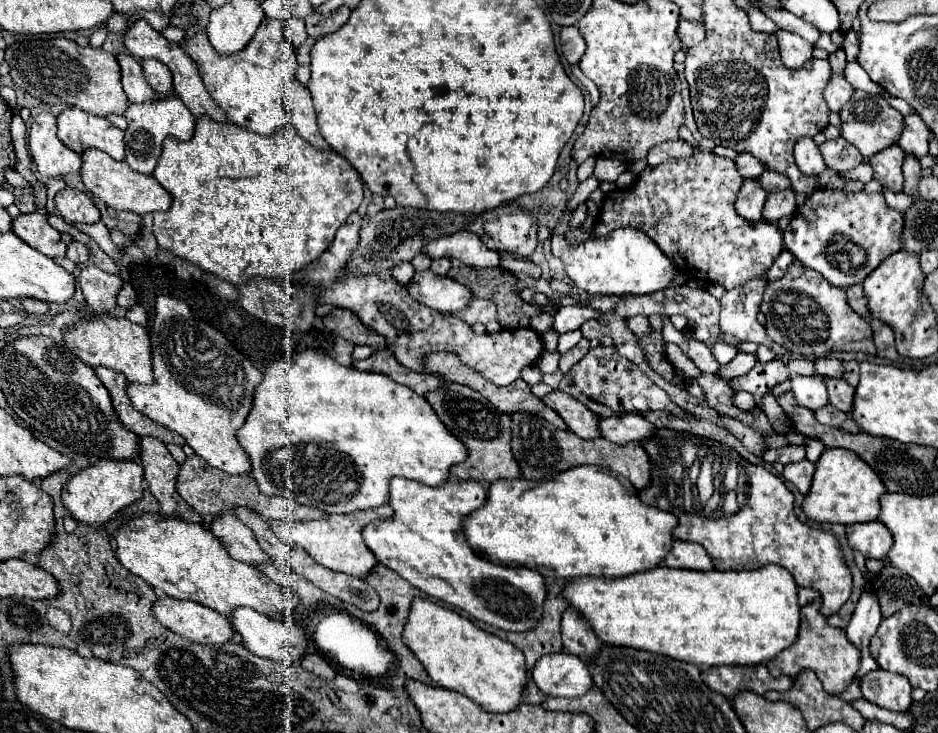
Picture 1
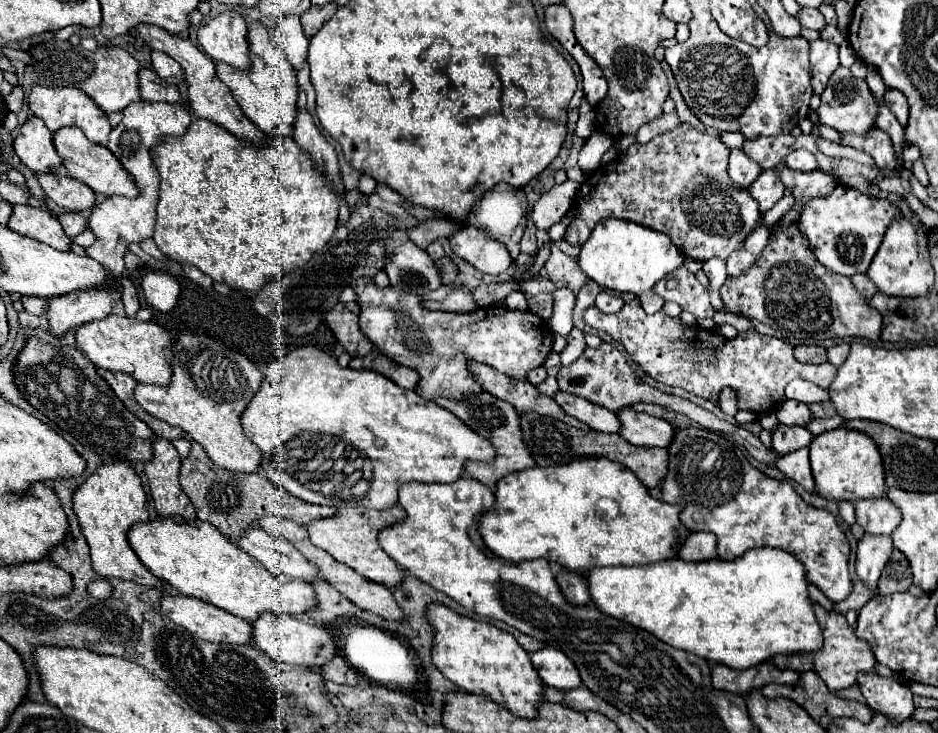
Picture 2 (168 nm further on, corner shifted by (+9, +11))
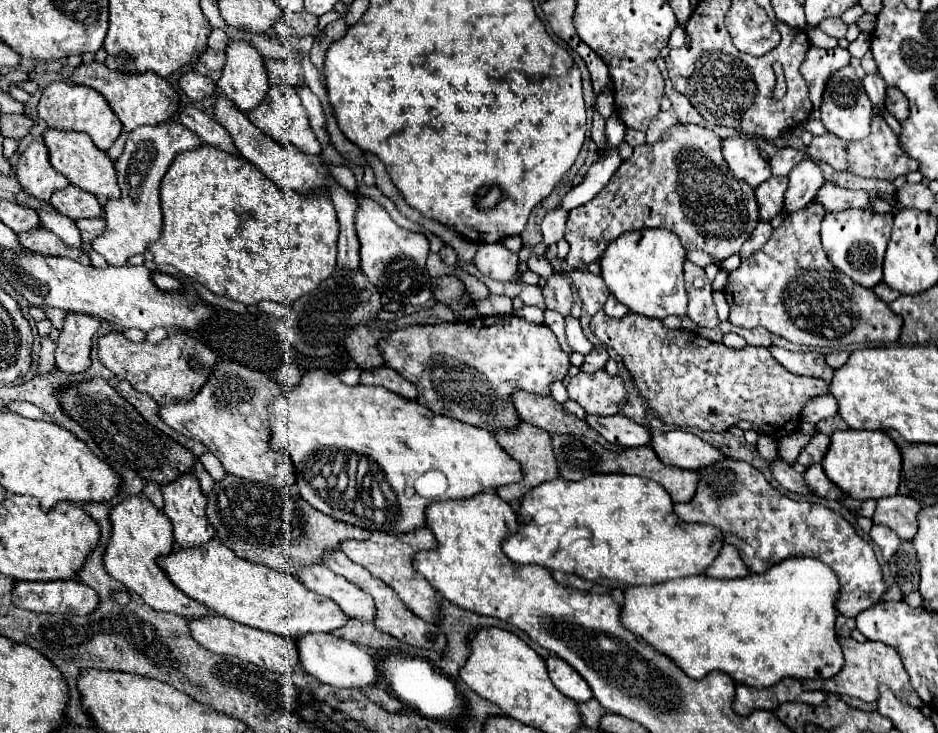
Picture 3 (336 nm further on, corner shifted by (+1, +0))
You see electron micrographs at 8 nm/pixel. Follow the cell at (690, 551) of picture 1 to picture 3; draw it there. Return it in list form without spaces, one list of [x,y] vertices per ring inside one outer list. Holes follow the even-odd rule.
[[[725,544],[717,560],[707,568],[707,576],[711,578],[745,578],[751,570],[743,564],[739,550],[731,544]]]

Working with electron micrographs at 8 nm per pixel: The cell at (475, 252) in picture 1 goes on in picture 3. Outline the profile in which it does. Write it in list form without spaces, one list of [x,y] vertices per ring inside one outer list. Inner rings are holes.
[[[501,242],[495,244],[479,244],[479,250],[475,254],[475,266],[481,274],[491,276],[493,280],[521,280],[527,284],[537,284],[539,276],[531,270],[527,274],[517,276],[517,264],[519,258],[515,252],[507,250]]]

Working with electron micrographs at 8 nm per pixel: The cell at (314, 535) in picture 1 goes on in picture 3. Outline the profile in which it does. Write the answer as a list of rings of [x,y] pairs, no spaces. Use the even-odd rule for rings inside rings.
[[[421,528],[415,530],[411,534],[385,534],[385,532],[371,532],[369,540],[357,542],[357,540],[347,540],[341,544],[341,552],[345,552],[355,564],[361,564],[363,568],[367,568],[373,576],[381,578],[383,582],[387,582],[391,588],[395,588],[395,592],[399,594],[399,598],[405,602],[405,606],[419,618],[423,618],[429,624],[437,624],[439,622],[439,594],[437,590],[413,568],[413,556],[421,550],[433,550],[437,548],[437,540],[431,534],[429,528]]]

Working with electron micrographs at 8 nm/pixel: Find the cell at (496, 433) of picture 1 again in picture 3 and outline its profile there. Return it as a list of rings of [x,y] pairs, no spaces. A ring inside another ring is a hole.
[[[521,422],[519,428],[515,428],[515,430],[499,430],[499,432],[495,432],[495,438],[503,446],[503,450],[509,452],[521,464],[521,468],[525,472],[523,482],[517,482],[517,484],[511,484],[511,486],[501,486],[497,490],[501,500],[505,500],[505,502],[521,500],[535,486],[539,486],[543,482],[549,482],[549,480],[555,480],[559,476],[559,466],[555,464],[555,454],[553,454],[553,448],[551,448],[551,434],[549,432],[545,432],[541,428],[535,428],[535,426],[527,424],[527,422]]]

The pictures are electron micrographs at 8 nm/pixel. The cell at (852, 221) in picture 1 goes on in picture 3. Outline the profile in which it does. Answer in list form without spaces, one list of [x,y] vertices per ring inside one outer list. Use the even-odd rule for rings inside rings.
[[[871,210],[827,212],[821,222],[821,242],[833,266],[865,288],[875,288],[883,280],[883,256],[891,236],[893,214],[877,214]]]

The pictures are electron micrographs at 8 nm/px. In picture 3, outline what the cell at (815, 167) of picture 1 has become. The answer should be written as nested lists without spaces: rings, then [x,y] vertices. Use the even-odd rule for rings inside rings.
[[[813,162],[797,164],[789,174],[789,188],[785,192],[783,212],[793,214],[793,212],[805,208],[815,198],[815,192],[819,192],[823,182],[825,180],[823,180],[823,174],[817,164],[813,164]]]

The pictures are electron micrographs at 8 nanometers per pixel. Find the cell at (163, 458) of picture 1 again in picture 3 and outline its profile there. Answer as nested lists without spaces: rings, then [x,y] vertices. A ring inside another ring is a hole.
[[[179,476],[173,484],[161,486],[161,492],[165,500],[163,510],[173,524],[175,542],[181,548],[203,546],[215,536],[215,528],[205,516],[207,498],[195,476]]]

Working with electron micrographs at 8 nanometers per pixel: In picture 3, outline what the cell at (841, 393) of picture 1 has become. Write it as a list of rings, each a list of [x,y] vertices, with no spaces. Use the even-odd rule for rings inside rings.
[[[599,310],[591,320],[591,330],[601,342],[611,346],[621,356],[625,368],[635,380],[641,398],[667,424],[695,426],[705,432],[725,432],[733,424],[745,420],[753,424],[757,434],[765,434],[773,440],[779,440],[799,430],[801,406],[809,398],[829,392],[829,384],[819,378],[803,378],[787,372],[771,356],[769,348],[747,346],[743,350],[733,350],[725,344],[709,342],[707,338],[687,330],[669,330],[661,324],[661,320],[639,316],[631,310],[623,318],[611,318],[603,310]]]

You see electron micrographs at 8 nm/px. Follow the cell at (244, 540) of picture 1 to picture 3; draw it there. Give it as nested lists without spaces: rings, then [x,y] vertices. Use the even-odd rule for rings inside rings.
[[[323,564],[301,568],[295,574],[309,590],[335,600],[349,618],[369,622],[375,620],[375,604],[371,594],[363,592],[359,586],[347,582],[343,576],[331,572],[329,568],[323,568]]]

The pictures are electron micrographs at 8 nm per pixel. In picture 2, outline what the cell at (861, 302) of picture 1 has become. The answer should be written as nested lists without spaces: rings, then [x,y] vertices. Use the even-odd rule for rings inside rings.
[[[855,275],[855,277],[851,277],[851,283],[855,285],[855,289],[857,289],[865,299],[871,299],[871,297],[877,293],[877,287],[869,281],[867,275]]]

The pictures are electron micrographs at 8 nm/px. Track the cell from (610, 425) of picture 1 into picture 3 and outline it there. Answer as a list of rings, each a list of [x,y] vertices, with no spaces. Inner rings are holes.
[[[651,430],[651,436],[653,436],[651,448],[659,456],[659,460],[669,466],[687,468],[687,470],[703,470],[725,458],[721,450],[701,440],[699,436],[683,432],[683,430],[673,430],[673,432]]]

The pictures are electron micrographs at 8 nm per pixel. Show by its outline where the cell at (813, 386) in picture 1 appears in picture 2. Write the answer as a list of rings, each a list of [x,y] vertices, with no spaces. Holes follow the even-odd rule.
[[[795,379],[785,387],[785,397],[795,399],[801,403],[815,403],[815,401],[827,401],[829,393],[819,389],[815,383],[805,381],[805,379]]]

